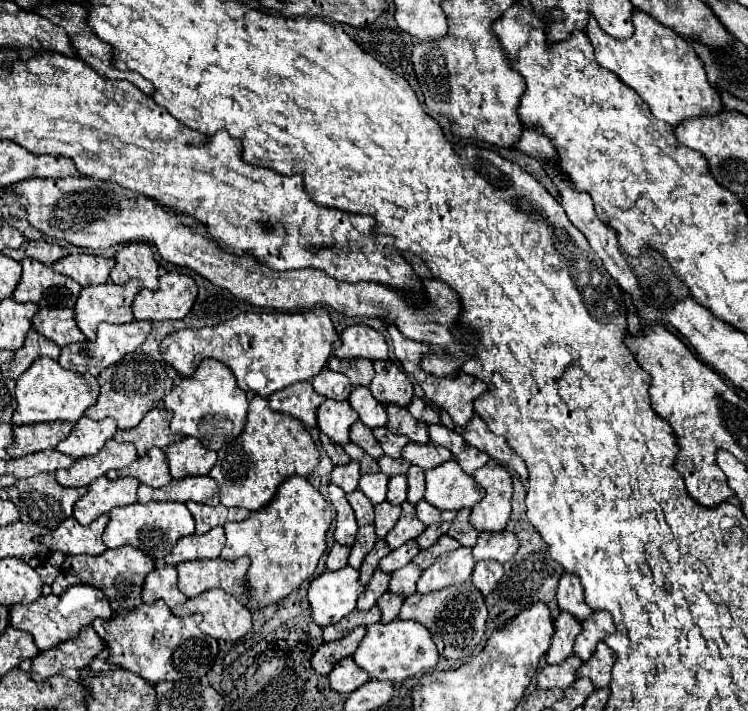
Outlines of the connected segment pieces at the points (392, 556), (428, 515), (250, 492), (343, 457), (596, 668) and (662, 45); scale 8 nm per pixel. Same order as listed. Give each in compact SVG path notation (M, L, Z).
M409 540L409 542L403 544L401 548L391 550L391 552L379 562L379 568L385 570L385 572L395 572L395 570L403 568L405 564L409 564L409 562L417 556L419 550L421 550L421 548L419 548L417 540Z
M421 500L417 504L417 518L429 526L429 524L435 524L435 522L441 522L441 510L435 508L433 504L429 504L427 500Z
M259 396L249 404L247 426L237 438L237 446L223 446L217 454L219 458L209 476L219 486L221 504L247 508L251 512L265 508L285 478L309 478L319 464L319 450L315 448L309 430L289 414L269 410L267 400Z
M321 434L319 436L319 440L321 440L321 446L323 446L323 450L327 452L327 456L333 460L333 464L347 464L347 462L351 462L351 458L345 454L345 450L343 450L343 446L337 446L337 444L333 444L325 434Z
M599 642L595 648L595 654L589 658L589 662L583 662L579 666L577 676L589 678L595 688L605 688L611 682L613 664L615 664L615 652L605 642Z
M635 10L633 24L635 34L631 38L615 40L609 38L591 18L587 26L587 36L595 48L595 60L603 68L617 74L617 78L629 88L633 88L649 104L655 118L677 126L685 118L711 116L725 110L721 106L723 102L717 90L707 82L701 58L697 58L689 42L673 34L669 28L657 24L657 20L649 18L641 10Z

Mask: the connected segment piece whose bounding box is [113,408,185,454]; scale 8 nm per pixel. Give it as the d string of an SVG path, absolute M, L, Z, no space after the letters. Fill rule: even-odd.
M155 408L149 414L145 414L145 418L137 426L133 426L129 430L117 430L113 440L133 442L137 448L137 454L145 454L151 446L165 450L169 444L185 438L181 434L173 434L169 430L169 422L171 422L169 410Z

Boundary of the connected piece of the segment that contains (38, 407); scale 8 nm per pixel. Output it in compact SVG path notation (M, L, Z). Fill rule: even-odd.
M37 358L25 374L17 380L15 386L15 400L17 410L13 414L13 424L35 424L35 422L53 422L53 420L65 420L75 424L83 412L97 402L99 396L99 382L91 374L75 374L65 368L61 368L51 358Z

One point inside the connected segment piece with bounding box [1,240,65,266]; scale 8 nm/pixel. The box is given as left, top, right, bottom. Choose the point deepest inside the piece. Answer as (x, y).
(46, 252)

